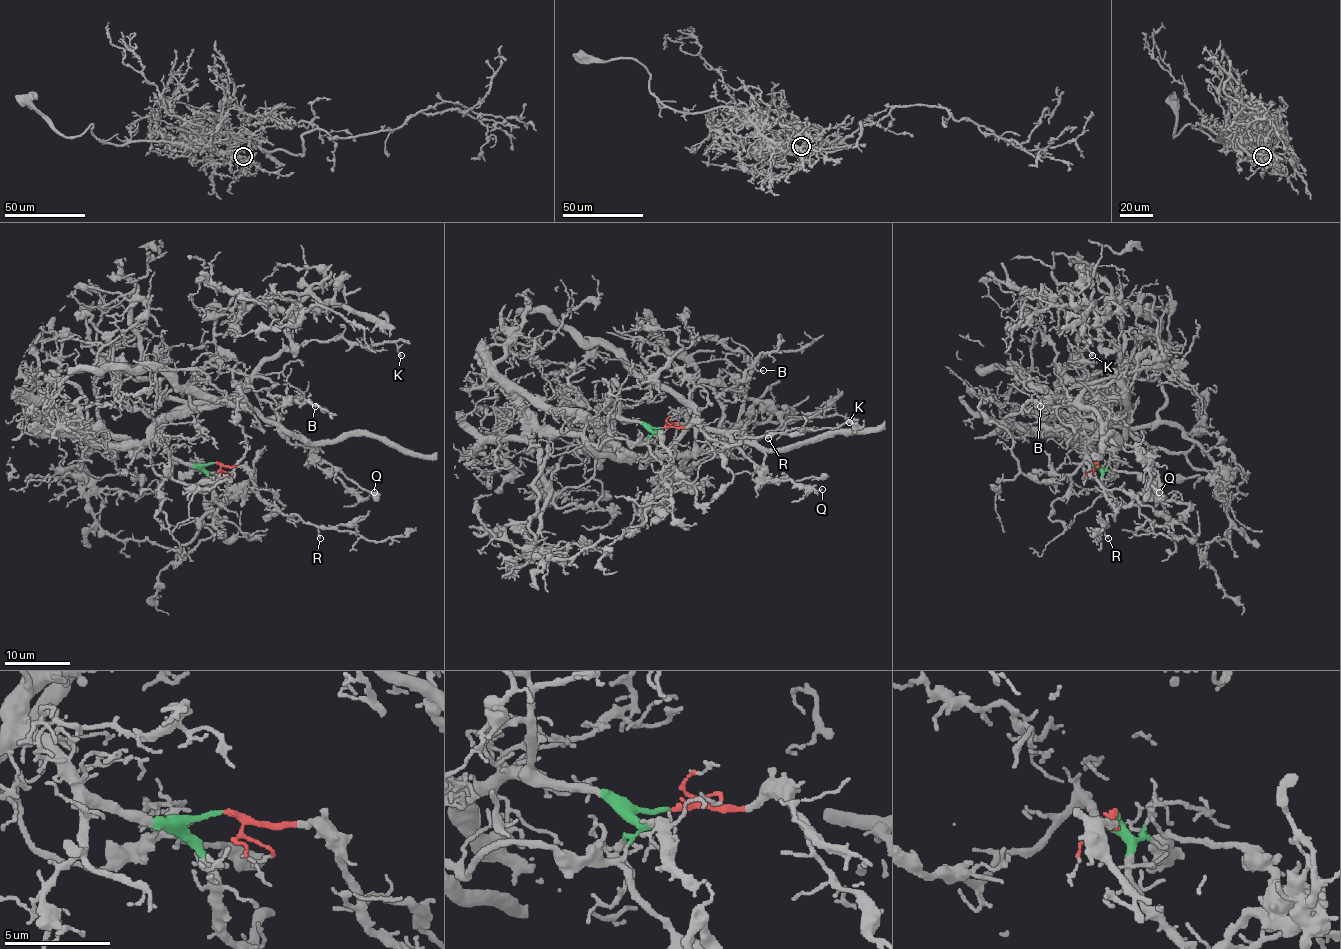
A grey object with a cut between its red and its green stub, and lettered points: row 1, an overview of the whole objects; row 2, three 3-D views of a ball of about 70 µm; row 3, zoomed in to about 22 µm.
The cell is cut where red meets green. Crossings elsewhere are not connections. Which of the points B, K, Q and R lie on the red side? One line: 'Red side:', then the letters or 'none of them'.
Red side: R

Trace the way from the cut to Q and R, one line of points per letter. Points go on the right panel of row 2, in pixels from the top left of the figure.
Q: (1097, 462), (1088, 444), (1122, 401), (1091, 410), (1149, 462), (1158, 492)
R: (1097, 462), (1092, 469), (1114, 510), (1112, 515), (1107, 515), (1104, 528), (1107, 538)

